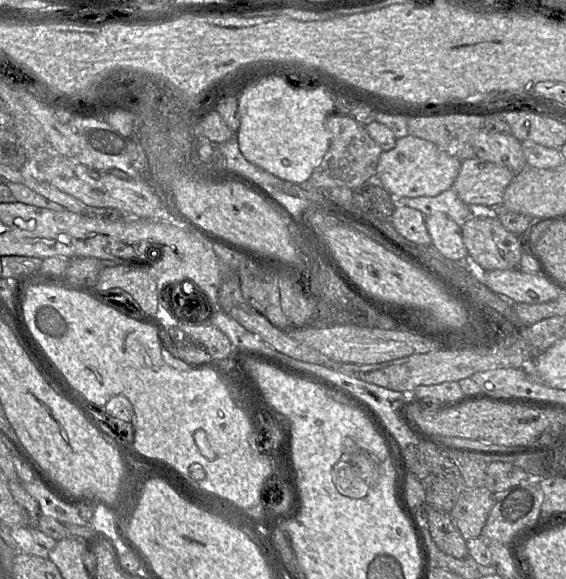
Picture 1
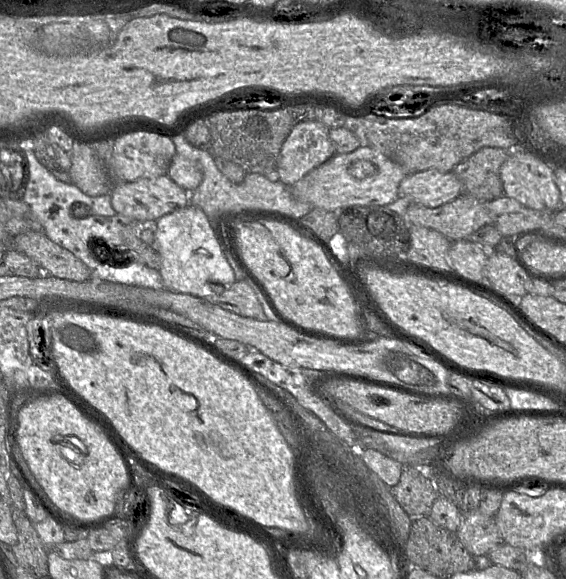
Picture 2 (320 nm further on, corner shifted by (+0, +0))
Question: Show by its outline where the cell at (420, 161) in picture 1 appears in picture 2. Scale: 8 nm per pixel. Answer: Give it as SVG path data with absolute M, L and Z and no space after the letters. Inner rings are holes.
M367 145L351 153L336 153L293 184L291 191L297 199L327 211L353 206L387 206L399 198L399 185L406 176L400 164Z

